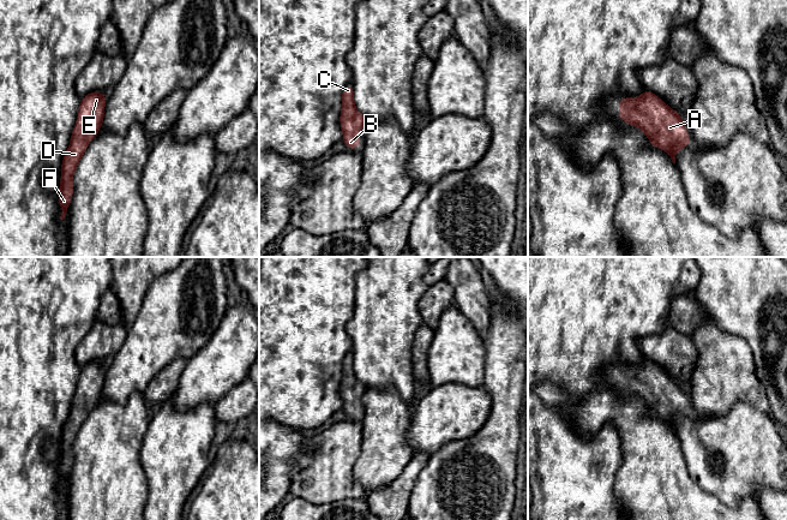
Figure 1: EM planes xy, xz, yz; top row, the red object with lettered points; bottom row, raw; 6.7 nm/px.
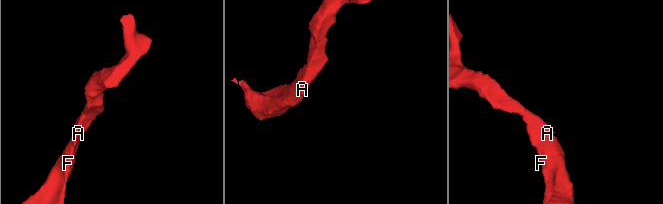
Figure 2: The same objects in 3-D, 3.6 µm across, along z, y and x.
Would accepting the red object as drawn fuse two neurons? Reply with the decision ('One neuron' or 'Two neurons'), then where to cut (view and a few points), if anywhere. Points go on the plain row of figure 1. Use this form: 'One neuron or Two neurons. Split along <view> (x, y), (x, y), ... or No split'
One neuron. No split

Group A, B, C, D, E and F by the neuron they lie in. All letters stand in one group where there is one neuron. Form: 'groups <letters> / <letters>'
groups A B C D E F

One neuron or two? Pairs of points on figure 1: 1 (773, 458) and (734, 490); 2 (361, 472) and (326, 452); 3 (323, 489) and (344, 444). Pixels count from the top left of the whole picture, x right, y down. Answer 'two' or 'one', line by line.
1: one
2: two
3: one

